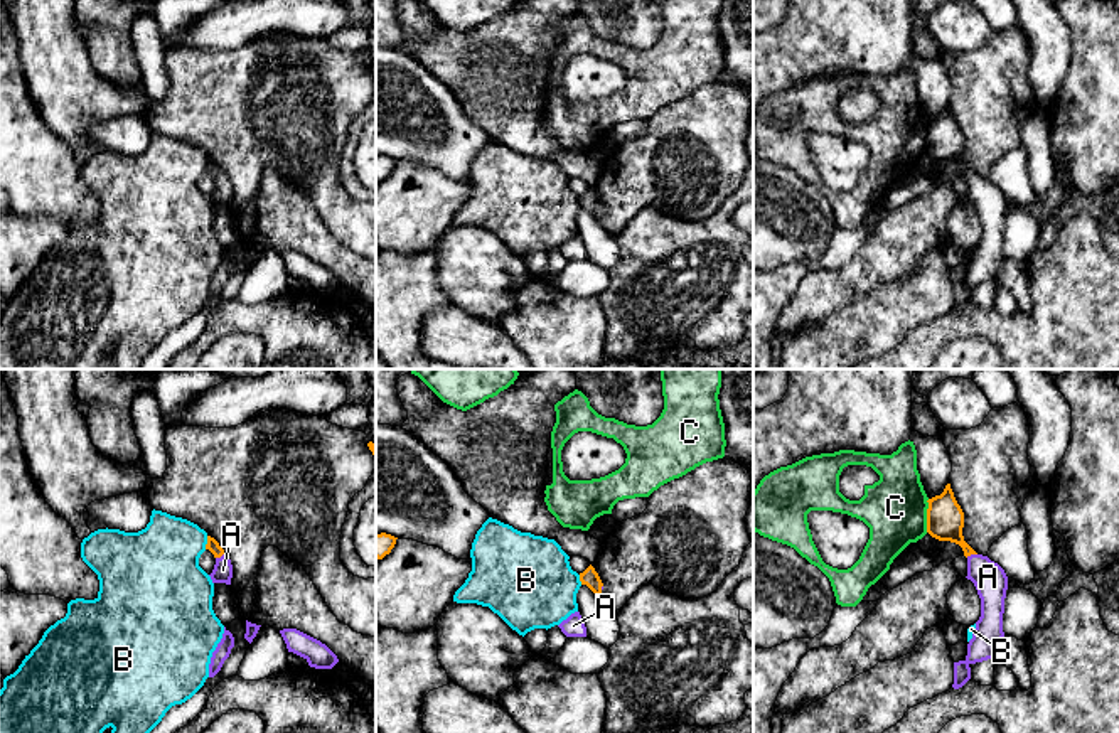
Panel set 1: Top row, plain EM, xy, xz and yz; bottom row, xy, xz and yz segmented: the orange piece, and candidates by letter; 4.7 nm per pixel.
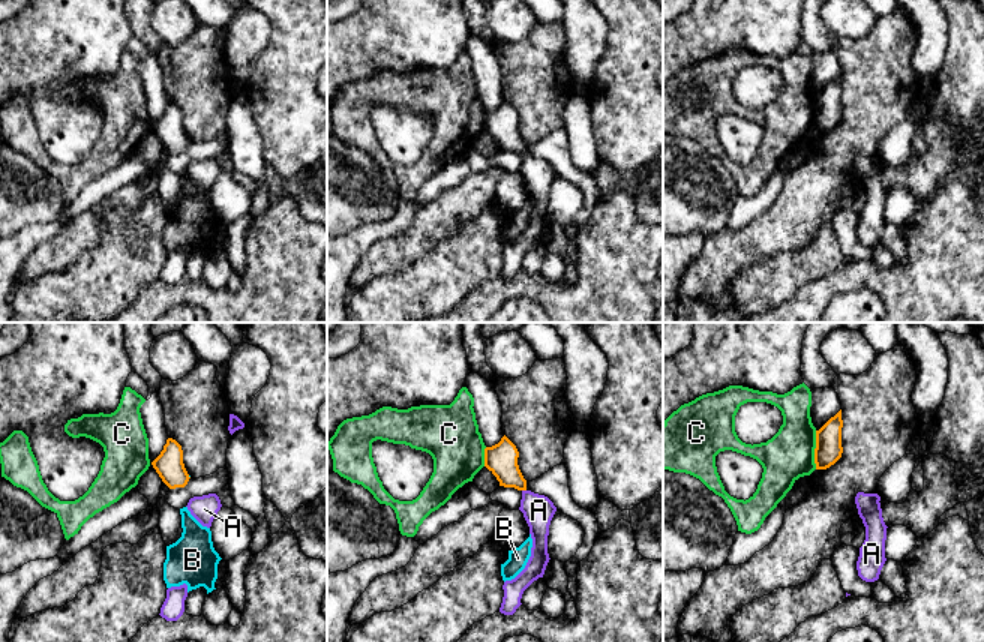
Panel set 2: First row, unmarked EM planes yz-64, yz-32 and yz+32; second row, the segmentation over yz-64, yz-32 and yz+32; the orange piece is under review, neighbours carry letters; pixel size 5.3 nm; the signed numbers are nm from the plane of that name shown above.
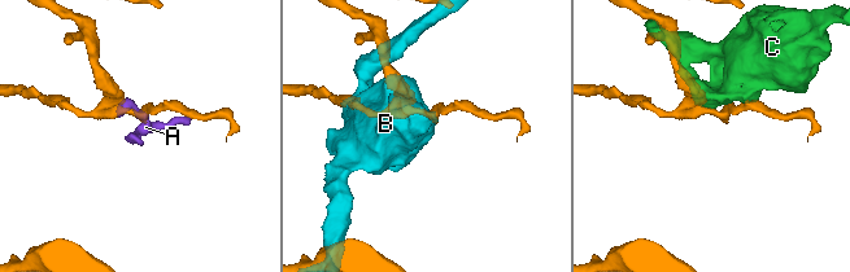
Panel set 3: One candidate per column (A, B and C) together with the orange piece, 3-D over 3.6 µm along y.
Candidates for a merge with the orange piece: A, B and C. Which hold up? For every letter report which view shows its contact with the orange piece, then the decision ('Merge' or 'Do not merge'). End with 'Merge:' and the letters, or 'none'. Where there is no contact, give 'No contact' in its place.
A: Touches orange in yz. Merge
B: Touches orange in xy. Do not merge
C: Touches orange in yz. Do not merge
Merge: A

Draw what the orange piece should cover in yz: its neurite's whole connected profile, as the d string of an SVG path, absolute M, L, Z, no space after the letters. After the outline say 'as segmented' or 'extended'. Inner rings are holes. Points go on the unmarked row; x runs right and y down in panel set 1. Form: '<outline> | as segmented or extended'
M950 106L940 118L927 123L927 155L939 163L950 163L962 170L967 180L967 202L971 202L981 221L981 239L976 244L972 261L967 266L964 283L954 285L954 312L971 302L971 286L996 280L1004 259L1003 236L1008 212L1004 192L988 179L977 177L962 158L964 135L957 126Z | extended

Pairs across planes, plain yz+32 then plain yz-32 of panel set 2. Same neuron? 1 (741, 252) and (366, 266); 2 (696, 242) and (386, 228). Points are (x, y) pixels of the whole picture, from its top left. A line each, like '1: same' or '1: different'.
1: same
2: same

